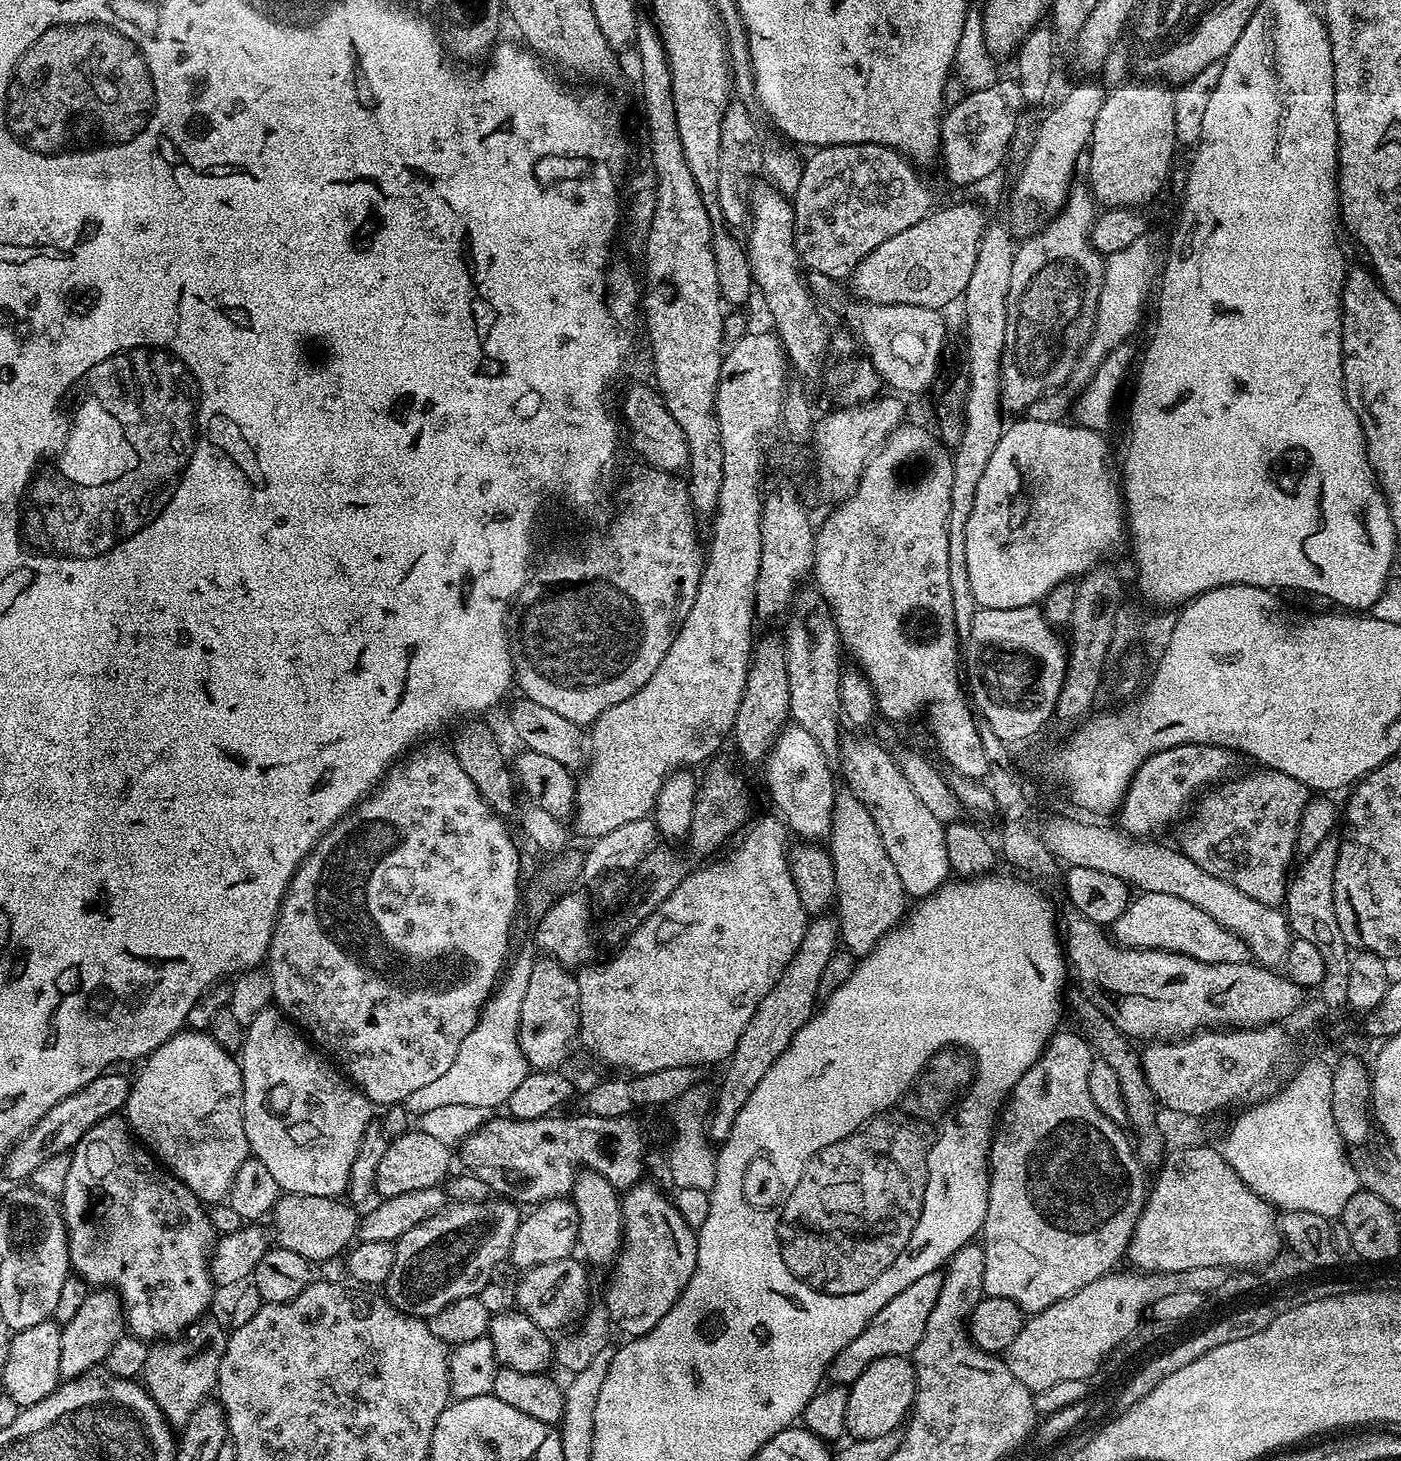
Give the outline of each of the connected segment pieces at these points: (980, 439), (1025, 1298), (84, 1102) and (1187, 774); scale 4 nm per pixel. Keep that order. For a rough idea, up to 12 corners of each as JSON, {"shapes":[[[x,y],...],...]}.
{"shapes":[[[987,225],[962,297],[969,392],[950,486],[957,637],[978,607],[966,522],[1006,427],[1006,298],[1018,244]],[[1057,1031],[992,1137],[985,1296],[1125,1259],[1146,1184]],[[112,1070],[62,1098],[8,1151],[5,1174],[27,1181],[71,1153],[128,1103],[129,1077]],[[1209,744],[1153,752],[1118,809],[1132,837],[1159,837],[1237,771]]]}

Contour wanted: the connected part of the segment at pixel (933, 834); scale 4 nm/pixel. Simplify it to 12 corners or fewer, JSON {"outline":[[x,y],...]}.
{"outline":[[845,739],[838,772],[869,811],[907,895],[949,879],[945,824],[897,757]]}

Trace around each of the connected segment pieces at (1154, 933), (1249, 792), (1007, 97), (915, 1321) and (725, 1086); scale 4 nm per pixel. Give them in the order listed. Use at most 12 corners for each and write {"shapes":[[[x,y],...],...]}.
{"shapes":[[[1143,892],[1111,925],[1125,948],[1242,964],[1244,942],[1194,904]],[[1271,770],[1209,791],[1178,848],[1285,903],[1310,790]],[[1013,77],[967,91],[943,115],[947,178],[999,171],[1025,107]],[[931,1272],[874,1314],[826,1373],[851,1386],[870,1362],[922,1342],[943,1281]],[[809,919],[726,1062],[709,1141],[730,1135],[794,1034],[818,1007],[837,921]]]}

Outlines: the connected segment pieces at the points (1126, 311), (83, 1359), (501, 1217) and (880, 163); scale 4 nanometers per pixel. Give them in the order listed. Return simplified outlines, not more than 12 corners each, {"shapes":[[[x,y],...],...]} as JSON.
{"shapes":[[[1145,238],[1104,261],[1096,325],[1095,370],[1140,324],[1158,276]],[[109,1288],[89,1291],[61,1327],[61,1377],[101,1365],[124,1334]],[[449,1203],[395,1241],[383,1295],[440,1315],[511,1257],[521,1209]],[[817,148],[792,195],[801,265],[847,279],[933,207],[907,157]]]}

